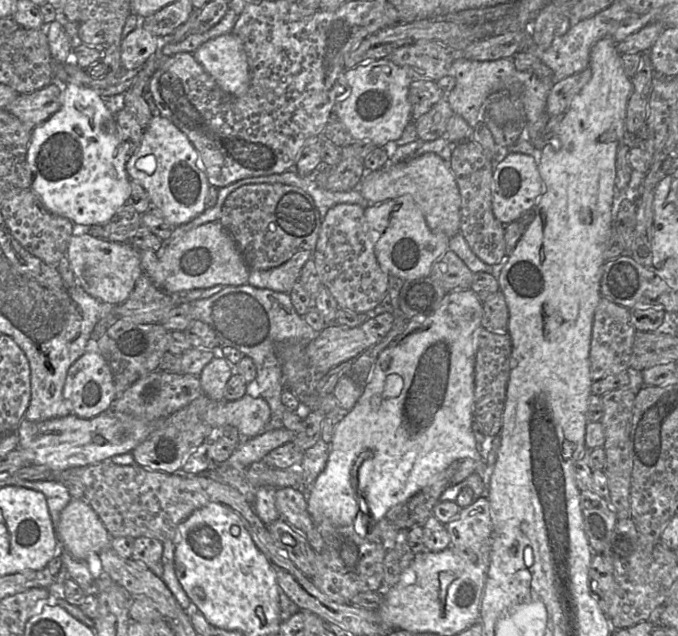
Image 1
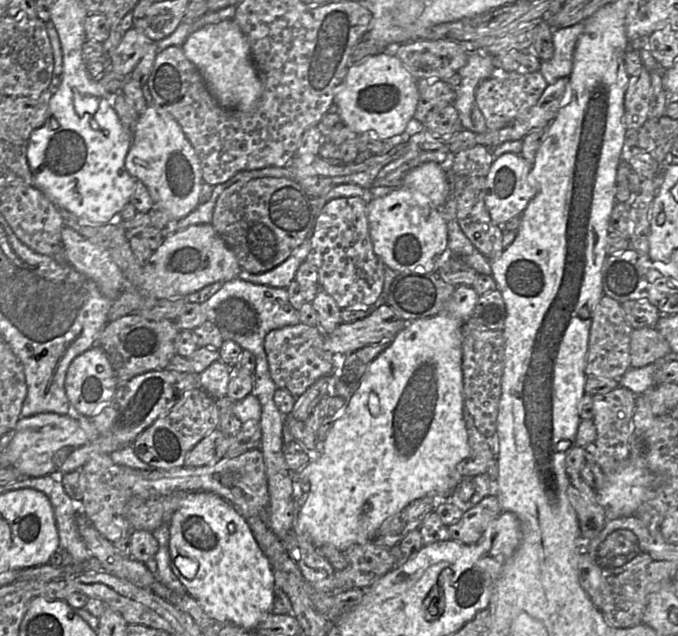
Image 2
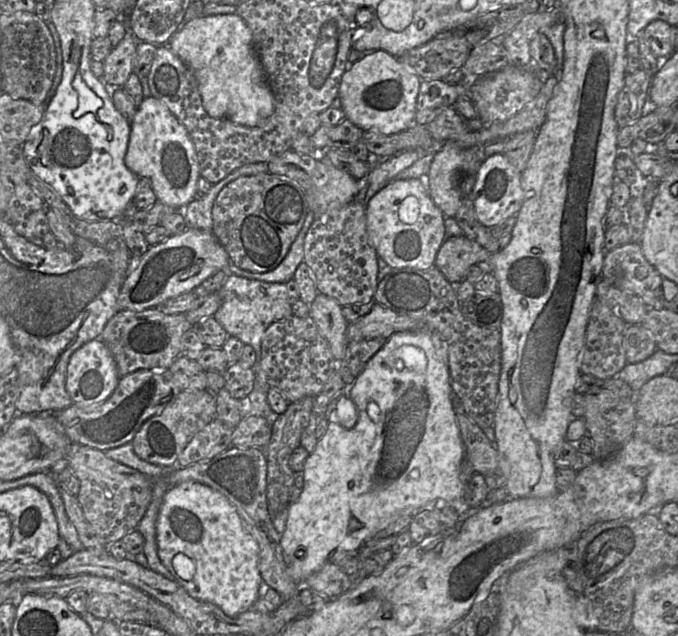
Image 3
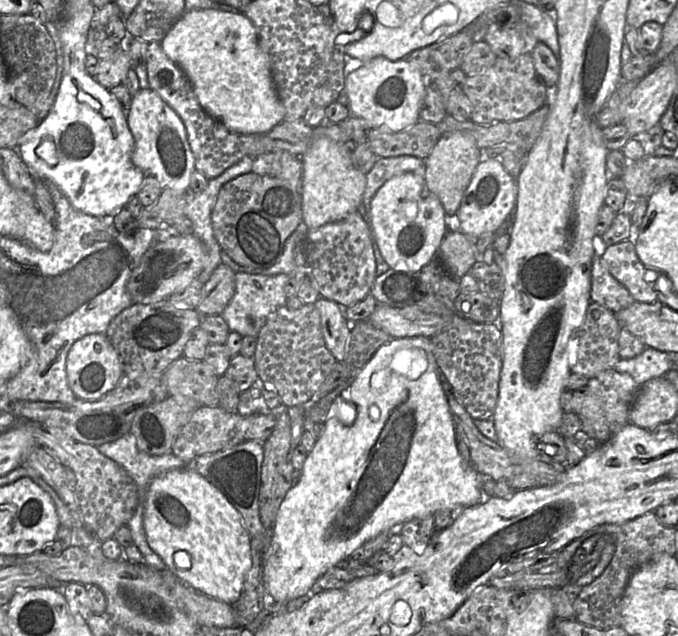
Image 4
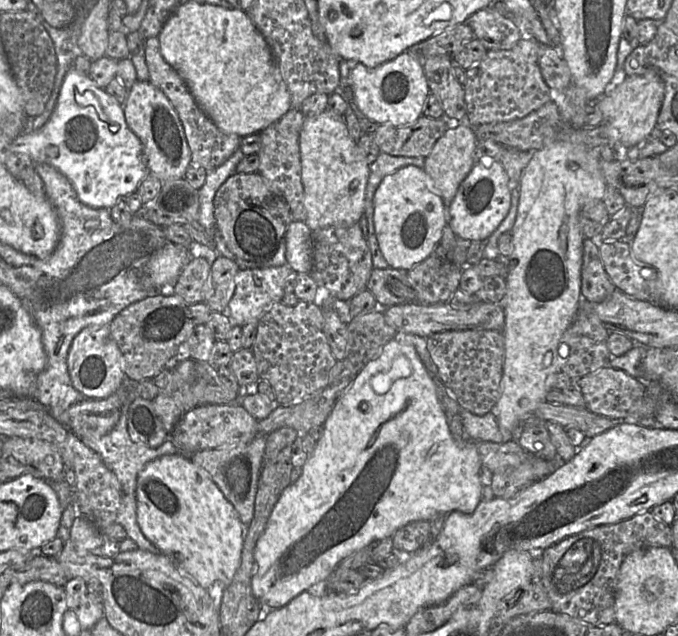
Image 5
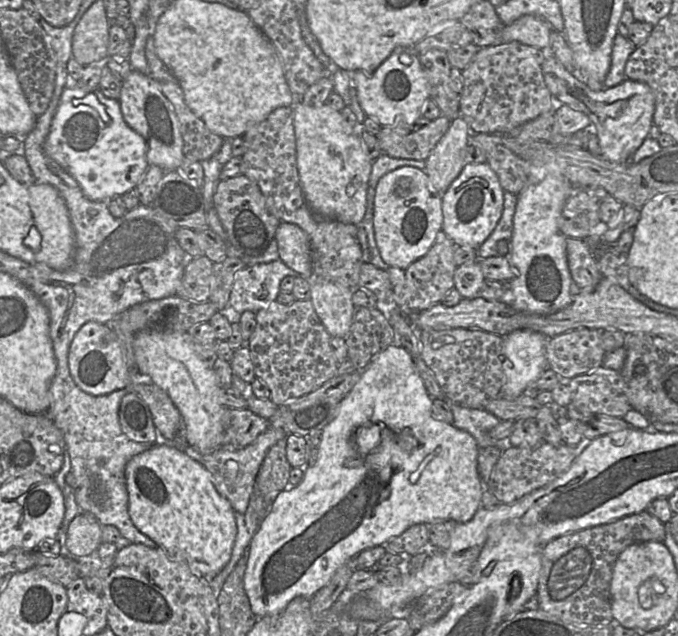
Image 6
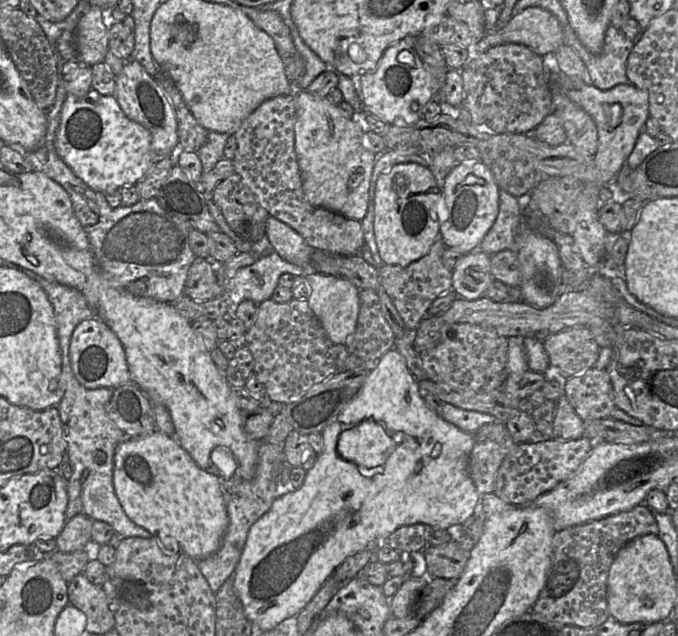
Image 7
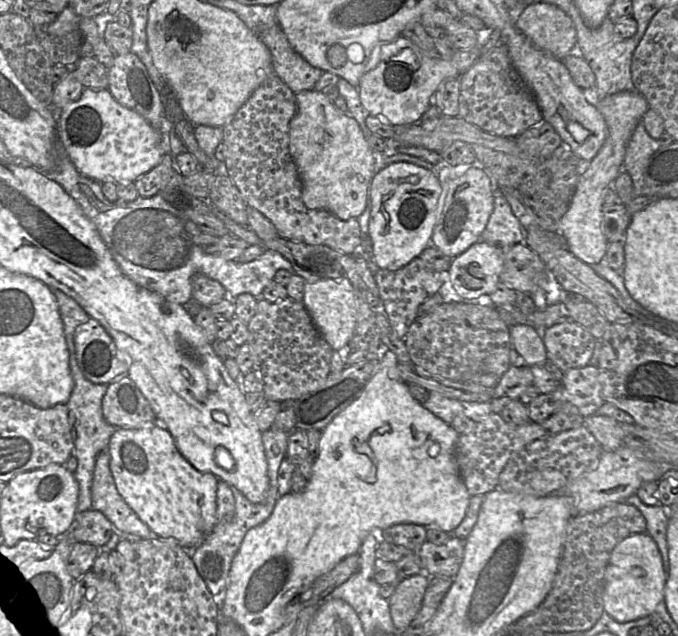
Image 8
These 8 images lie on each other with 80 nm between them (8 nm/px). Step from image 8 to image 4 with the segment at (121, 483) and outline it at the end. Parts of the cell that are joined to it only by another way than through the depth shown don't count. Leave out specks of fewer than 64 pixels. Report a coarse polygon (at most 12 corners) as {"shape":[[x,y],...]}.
{"shape":[[173,469],[143,526],[167,568],[234,605],[250,535],[223,493]]}

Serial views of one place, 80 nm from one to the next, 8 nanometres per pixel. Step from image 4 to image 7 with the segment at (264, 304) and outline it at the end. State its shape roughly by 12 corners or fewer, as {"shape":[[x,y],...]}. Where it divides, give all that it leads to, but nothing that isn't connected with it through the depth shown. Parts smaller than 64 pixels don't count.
{"shape":[[276,252],[239,269],[225,297],[237,305],[271,299],[279,277],[316,273]]}

